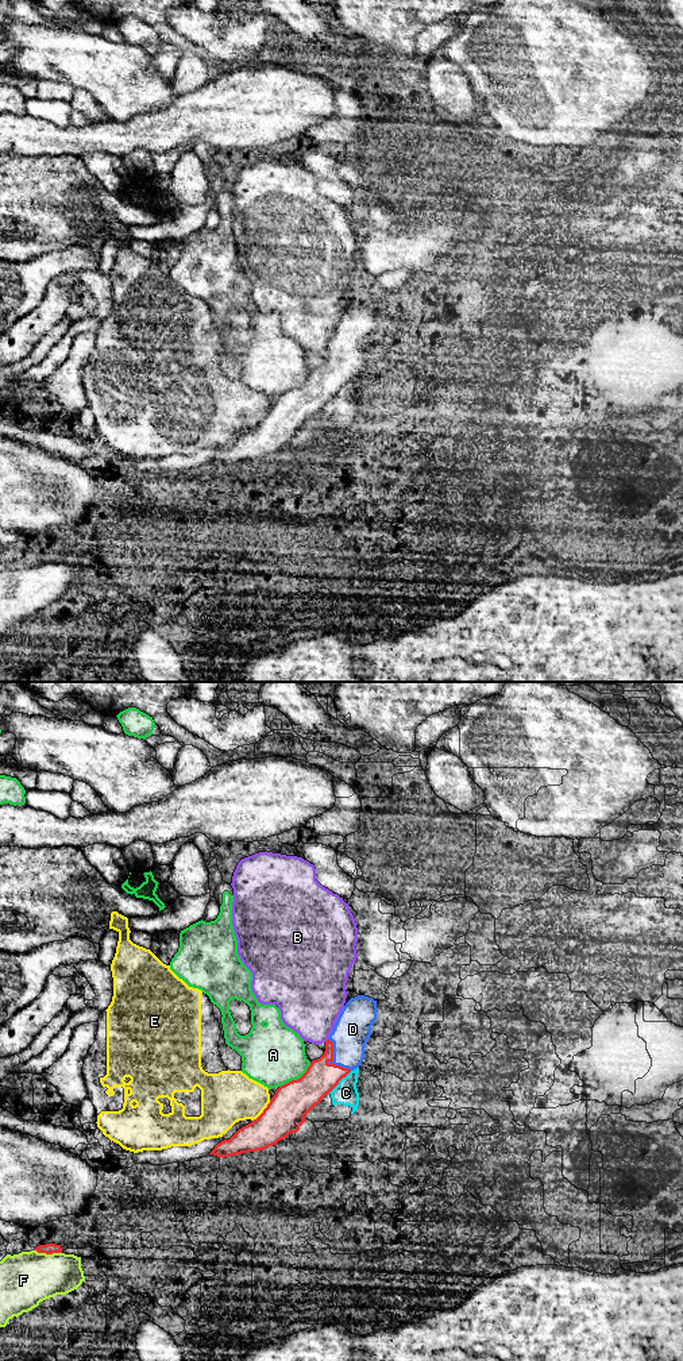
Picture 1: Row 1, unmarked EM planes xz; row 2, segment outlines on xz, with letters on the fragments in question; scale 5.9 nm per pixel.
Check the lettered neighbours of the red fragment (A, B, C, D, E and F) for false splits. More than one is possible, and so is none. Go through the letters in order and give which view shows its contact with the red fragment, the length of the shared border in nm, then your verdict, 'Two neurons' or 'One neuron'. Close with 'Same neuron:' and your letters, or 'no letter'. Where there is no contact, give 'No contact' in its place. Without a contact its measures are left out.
A: Touches red in xz. Shared border 240 nm. Two neurons
B: No contact. Two neurons
C: Touches red in xz. Shared border 190 nm. Two neurons
D: Touches red in xz. Shared border 240 nm. One neuron
E: Touches red in xz. Shared border 170 nm. Two neurons
F: Touches red in xz. Shared border 170 nm. Two neurons
Same neuron: D

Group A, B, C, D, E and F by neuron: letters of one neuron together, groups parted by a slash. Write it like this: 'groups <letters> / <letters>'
groups A / B / C / D / E / F

